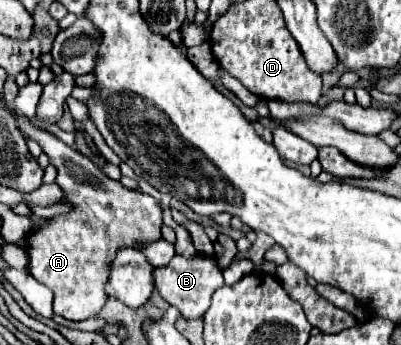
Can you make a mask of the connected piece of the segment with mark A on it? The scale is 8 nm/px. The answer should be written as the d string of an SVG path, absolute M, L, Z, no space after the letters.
M17 114L17 126L21 130L21 134L25 138L35 140L43 154L49 156L49 164L57 168L57 178L55 184L63 190L63 198L61 202L71 206L69 214L61 214L61 216L53 216L49 220L49 224L39 226L39 228L31 228L27 234L27 272L41 282L43 286L47 286L53 292L53 314L59 314L67 320L79 322L79 320L87 320L91 316L97 316L107 300L107 292L105 292L105 284L109 280L109 266L115 260L117 250L121 248L135 248L139 250L145 244L157 242L159 240L159 228L161 228L161 208L159 202L143 192L137 190L127 190L121 186L121 182L111 180L97 164L93 164L87 156L83 156L81 152L77 152L75 148L67 146L65 142L61 142L57 136L53 136L51 132L37 128L29 118L25 118L23 114Z

